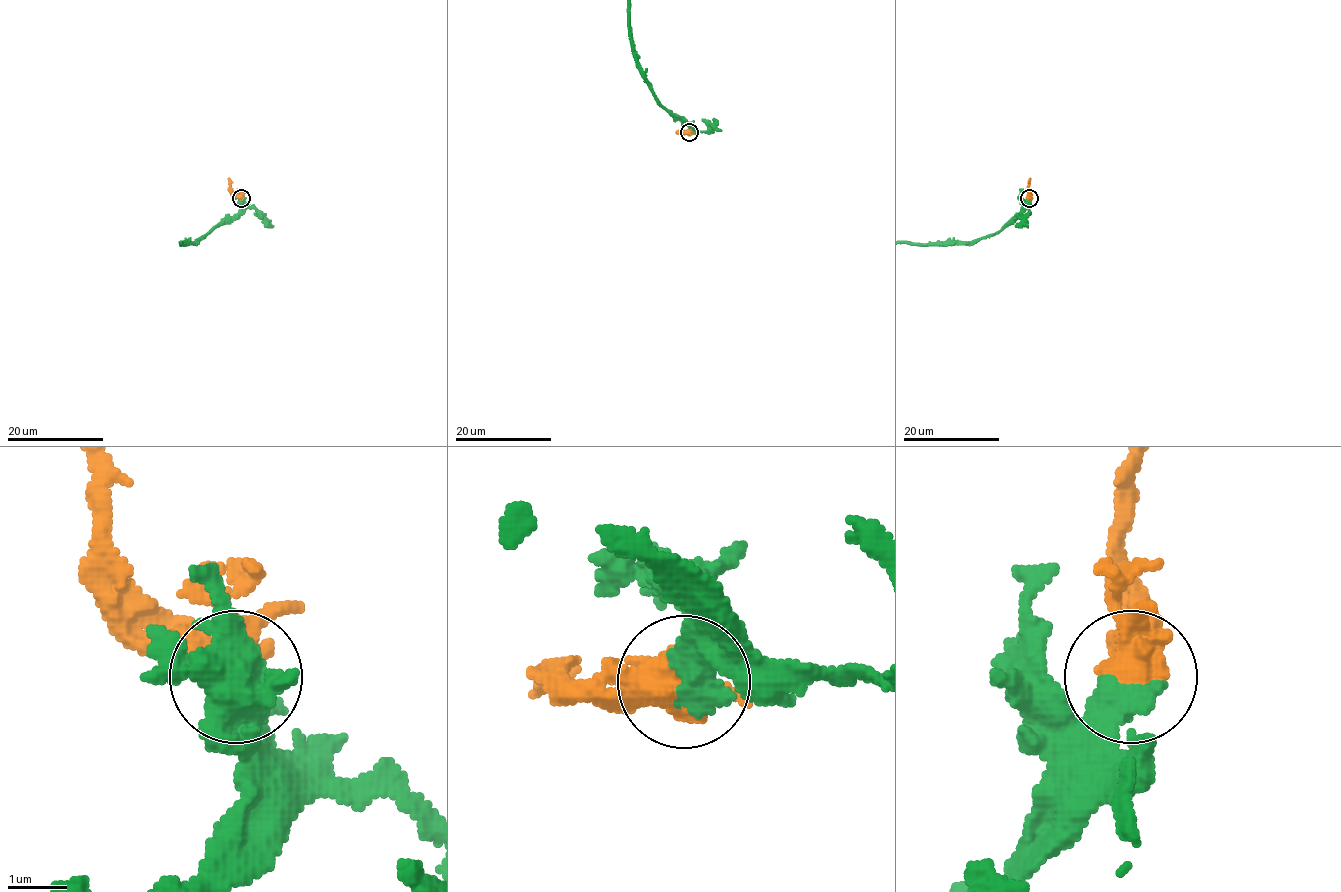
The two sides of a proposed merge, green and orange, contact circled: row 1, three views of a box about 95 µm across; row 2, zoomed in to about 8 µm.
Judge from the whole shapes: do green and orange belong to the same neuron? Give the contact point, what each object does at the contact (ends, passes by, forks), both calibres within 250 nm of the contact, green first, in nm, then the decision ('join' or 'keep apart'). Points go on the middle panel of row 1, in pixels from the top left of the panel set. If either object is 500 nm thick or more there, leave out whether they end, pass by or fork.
place (689, 132); calibres 600 and 480 nm; join

